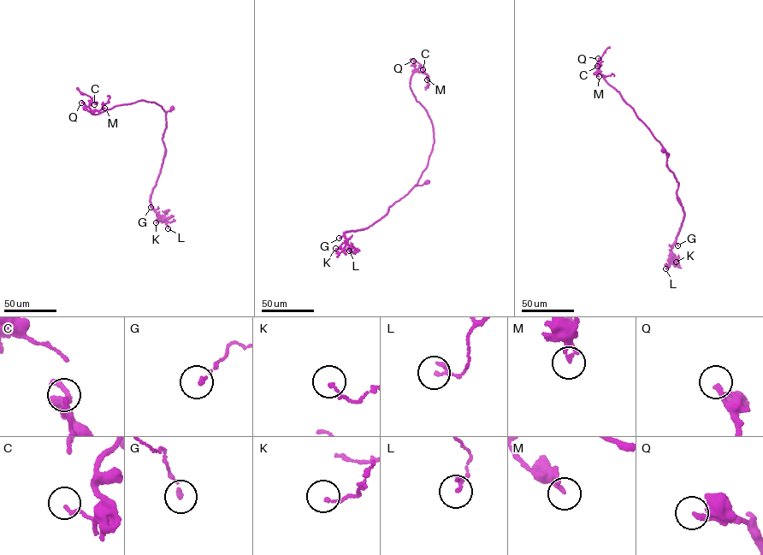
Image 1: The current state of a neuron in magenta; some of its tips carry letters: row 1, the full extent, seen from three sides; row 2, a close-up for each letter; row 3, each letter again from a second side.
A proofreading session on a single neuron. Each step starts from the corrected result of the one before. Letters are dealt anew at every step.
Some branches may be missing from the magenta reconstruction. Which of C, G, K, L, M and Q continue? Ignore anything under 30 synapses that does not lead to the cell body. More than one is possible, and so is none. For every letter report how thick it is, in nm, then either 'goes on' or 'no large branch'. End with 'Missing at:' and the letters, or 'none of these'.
C: 140 nm | no large branch
G: 170 nm | no large branch
K: 140 nm | no large branch
L: 150 nm | no large branch
M: 220 nm | no large branch
Q: 240 nm | goes on
Missing at: Q

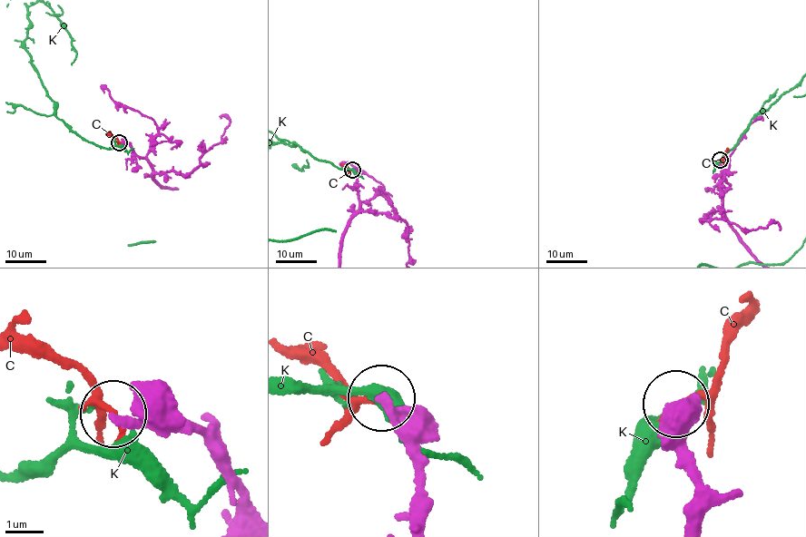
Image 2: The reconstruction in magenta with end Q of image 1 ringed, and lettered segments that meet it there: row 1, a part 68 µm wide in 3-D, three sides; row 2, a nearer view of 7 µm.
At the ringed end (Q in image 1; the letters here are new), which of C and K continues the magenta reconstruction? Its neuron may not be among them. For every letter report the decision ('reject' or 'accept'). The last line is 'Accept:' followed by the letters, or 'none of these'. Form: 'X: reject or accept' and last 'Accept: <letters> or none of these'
C: reject
K: reject
Accept: none of these

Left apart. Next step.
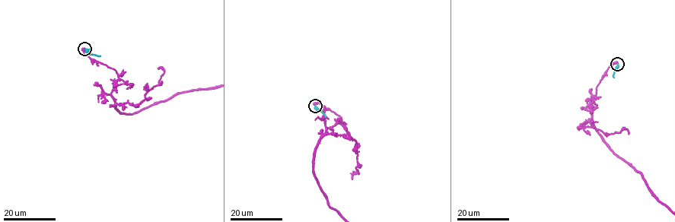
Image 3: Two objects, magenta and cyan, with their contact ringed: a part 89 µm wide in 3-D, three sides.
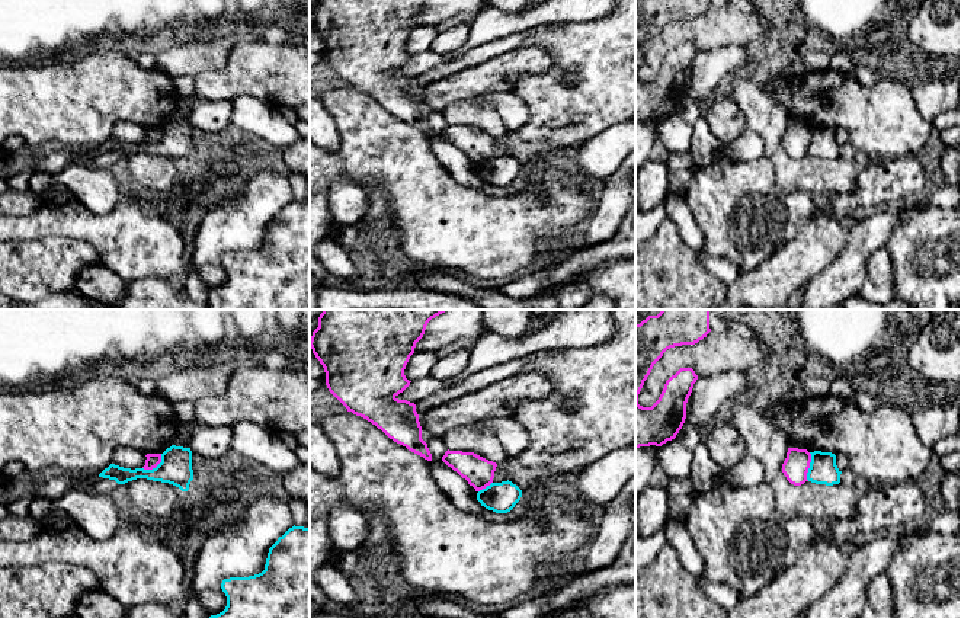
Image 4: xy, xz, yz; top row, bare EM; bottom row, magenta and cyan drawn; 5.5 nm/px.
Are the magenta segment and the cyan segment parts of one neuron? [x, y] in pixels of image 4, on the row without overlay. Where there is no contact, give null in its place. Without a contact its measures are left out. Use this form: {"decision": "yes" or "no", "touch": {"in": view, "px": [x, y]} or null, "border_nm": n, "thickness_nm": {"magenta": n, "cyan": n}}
{"decision": "no", "touch": {"in": "yz", "px": [809, 141]}, "border_nm": 160, "thickness_nm": {"magenta": 140, "cyan": 160}}

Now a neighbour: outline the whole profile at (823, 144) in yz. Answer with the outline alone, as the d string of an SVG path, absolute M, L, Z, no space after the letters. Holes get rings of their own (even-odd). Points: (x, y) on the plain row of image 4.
M814 125L807 147L807 154L816 158L833 160L840 157L842 145L836 140L836 129L832 127Z

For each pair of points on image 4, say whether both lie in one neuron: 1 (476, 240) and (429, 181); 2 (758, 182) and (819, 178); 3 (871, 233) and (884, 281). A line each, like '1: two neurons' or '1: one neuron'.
1: one neuron
2: two neurons
3: two neurons

